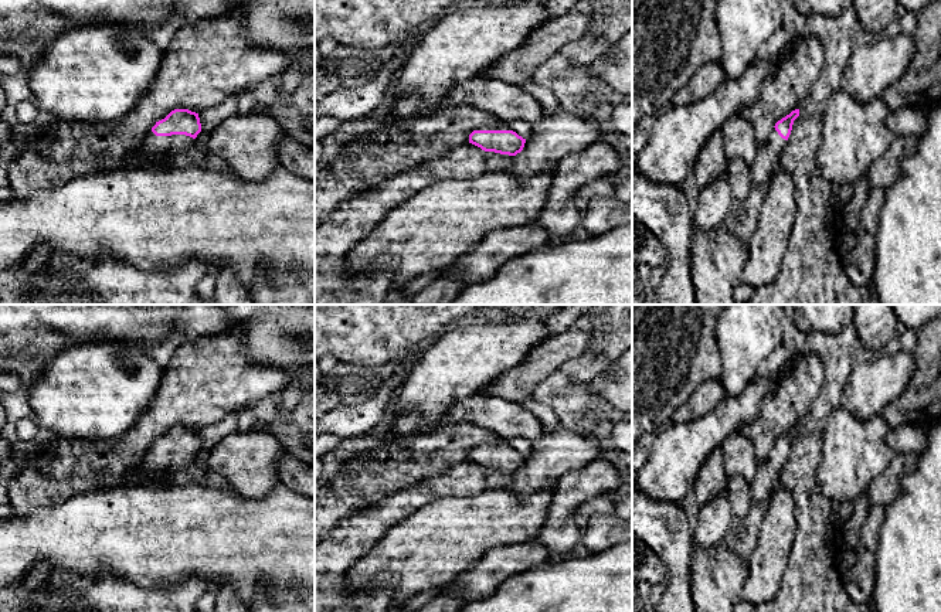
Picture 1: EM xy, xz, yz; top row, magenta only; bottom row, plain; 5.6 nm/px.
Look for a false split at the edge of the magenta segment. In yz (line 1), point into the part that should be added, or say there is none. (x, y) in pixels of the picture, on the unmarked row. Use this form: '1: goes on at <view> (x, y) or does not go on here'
1: goes on at yz (767, 476)

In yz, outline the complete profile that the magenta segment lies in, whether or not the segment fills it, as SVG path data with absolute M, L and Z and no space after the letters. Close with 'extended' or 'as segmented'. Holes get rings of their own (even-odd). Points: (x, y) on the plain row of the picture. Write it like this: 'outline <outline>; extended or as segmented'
outline M799 426L778 438L767 458L757 465L755 476L750 482L753 503L770 500L774 489L779 486L781 470L791 452L794 438L799 434Z; extended

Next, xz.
outline M497 438L473 448L469 460L485 469L516 473L523 468L526 456L513 449L509 441Z; extended

